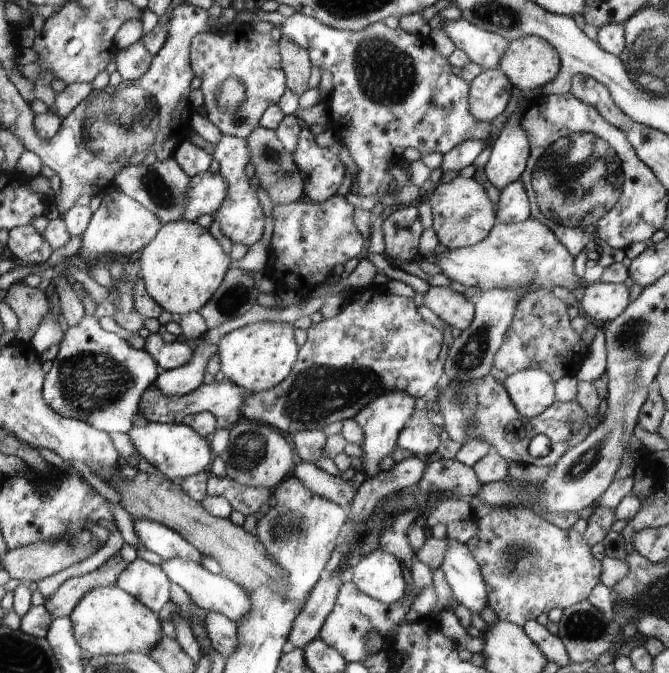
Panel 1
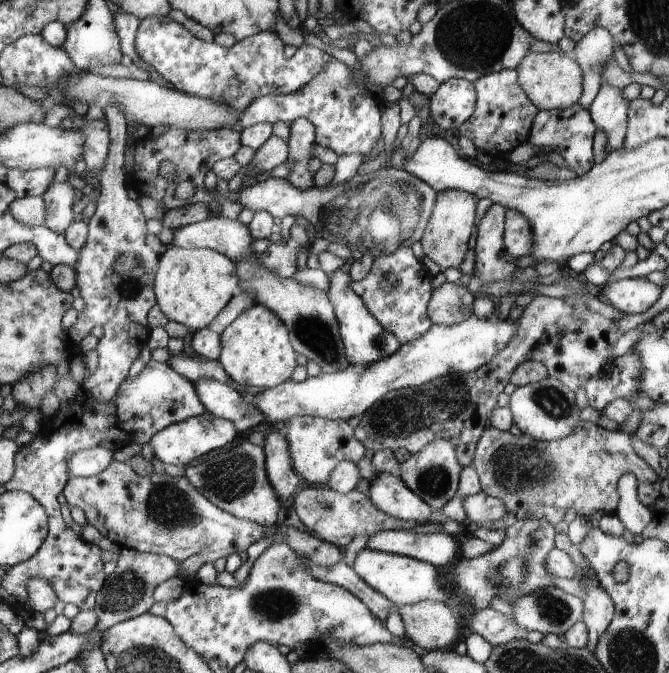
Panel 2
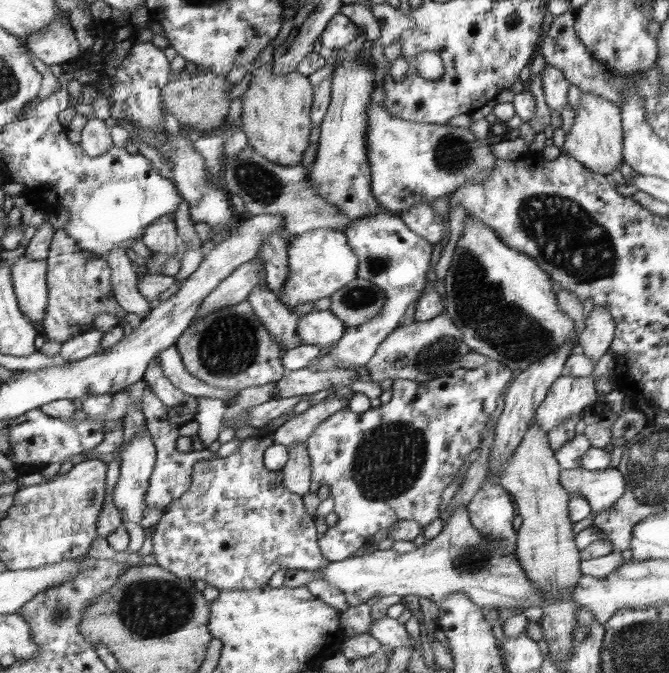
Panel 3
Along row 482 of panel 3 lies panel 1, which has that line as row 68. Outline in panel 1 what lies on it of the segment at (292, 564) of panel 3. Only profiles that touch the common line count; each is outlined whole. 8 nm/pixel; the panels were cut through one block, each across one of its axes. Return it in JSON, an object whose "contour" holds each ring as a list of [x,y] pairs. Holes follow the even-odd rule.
{"contour":[[[236,20],[222,31],[206,32],[192,38],[190,63],[200,78],[206,114],[222,135],[246,139],[258,126],[264,112],[287,93],[279,45],[270,34],[261,34],[247,23]]]}

